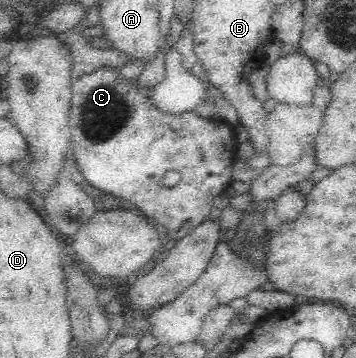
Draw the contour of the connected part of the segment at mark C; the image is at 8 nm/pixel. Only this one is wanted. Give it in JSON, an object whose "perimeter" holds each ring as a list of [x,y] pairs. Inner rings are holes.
{"perimeter":[[[101,67],[76,77],[71,83],[69,125],[74,169],[78,169],[92,188],[108,196],[130,201],[144,215],[154,217],[160,225],[166,227],[168,239],[179,241],[205,220],[216,196],[223,194],[233,180],[232,155],[228,155],[230,147],[227,143],[230,130],[200,117],[197,111],[173,115],[155,109],[146,98],[150,88],[134,88],[134,80],[120,78],[117,70]],[[171,169],[180,172],[182,179],[174,187],[165,187],[163,176]]]}

